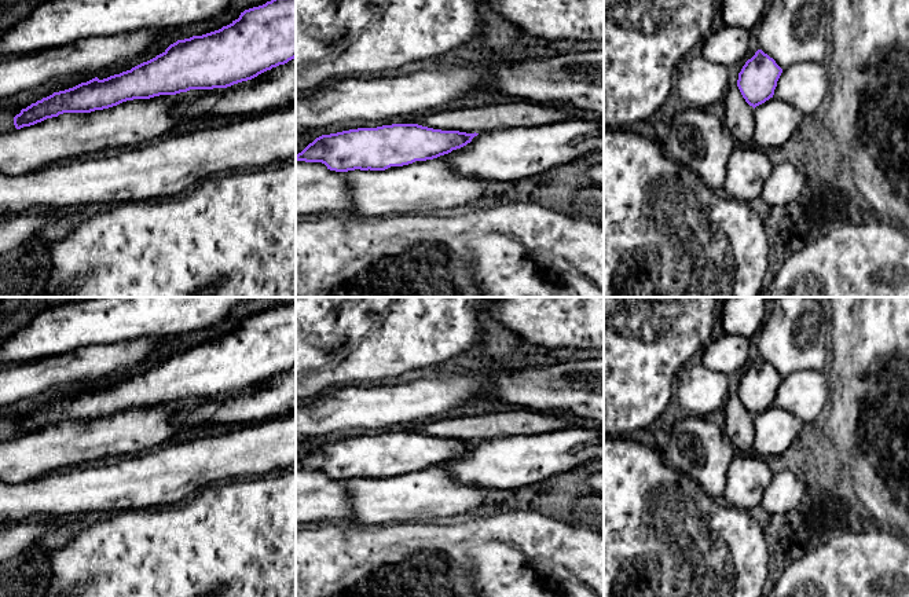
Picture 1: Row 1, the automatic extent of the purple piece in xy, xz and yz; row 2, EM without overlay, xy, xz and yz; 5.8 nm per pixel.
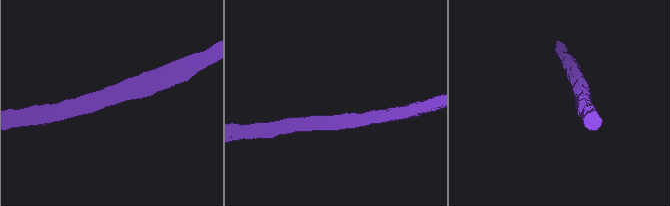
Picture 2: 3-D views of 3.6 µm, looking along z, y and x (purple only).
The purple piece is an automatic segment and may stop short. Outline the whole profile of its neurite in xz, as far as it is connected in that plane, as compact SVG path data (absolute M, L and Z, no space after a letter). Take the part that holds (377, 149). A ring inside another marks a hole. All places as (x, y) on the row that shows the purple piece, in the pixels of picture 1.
M418 124L358 128L316 138L296 161L322 162L336 172L385 171L448 154L477 135Z

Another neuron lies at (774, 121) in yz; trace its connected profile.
M774 96L754 109L754 146L760 150L781 147L796 131L803 114Z

